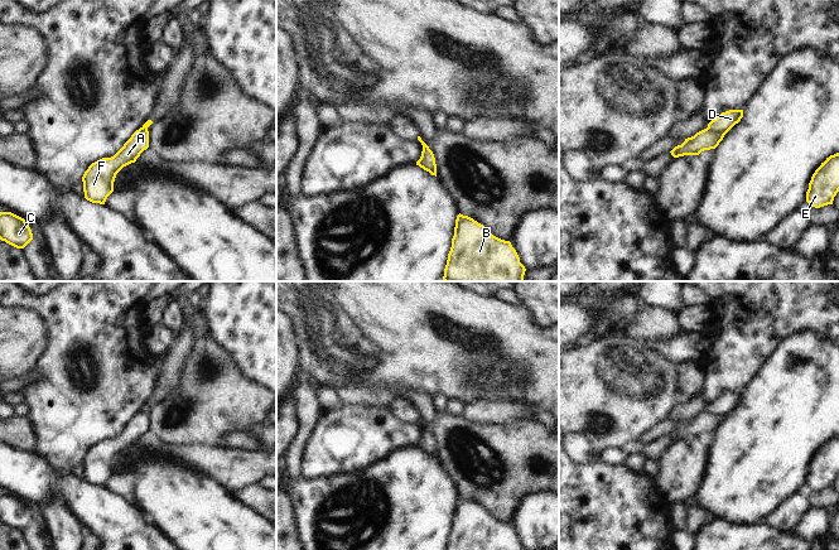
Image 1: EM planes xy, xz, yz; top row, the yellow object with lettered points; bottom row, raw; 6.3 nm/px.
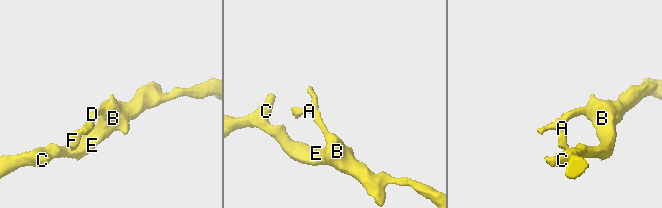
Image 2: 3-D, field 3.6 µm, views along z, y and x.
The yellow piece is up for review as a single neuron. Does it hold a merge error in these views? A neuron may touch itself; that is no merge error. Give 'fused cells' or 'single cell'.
fused cells

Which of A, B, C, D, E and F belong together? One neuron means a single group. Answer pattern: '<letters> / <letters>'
A F / B C D E

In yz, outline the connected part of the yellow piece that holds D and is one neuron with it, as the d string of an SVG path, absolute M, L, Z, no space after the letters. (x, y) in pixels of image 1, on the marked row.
M729 110L722 112L717 119L708 124L713 132L727 134L743 117L743 110Z

